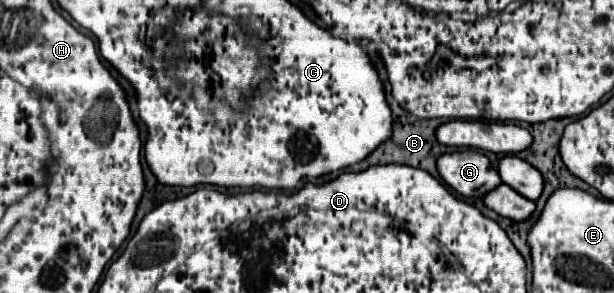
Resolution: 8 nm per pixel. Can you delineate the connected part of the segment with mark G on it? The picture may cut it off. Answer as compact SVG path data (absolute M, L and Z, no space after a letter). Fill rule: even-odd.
M463 150L437 158L437 172L461 196L483 196L501 184L491 160L479 150Z

